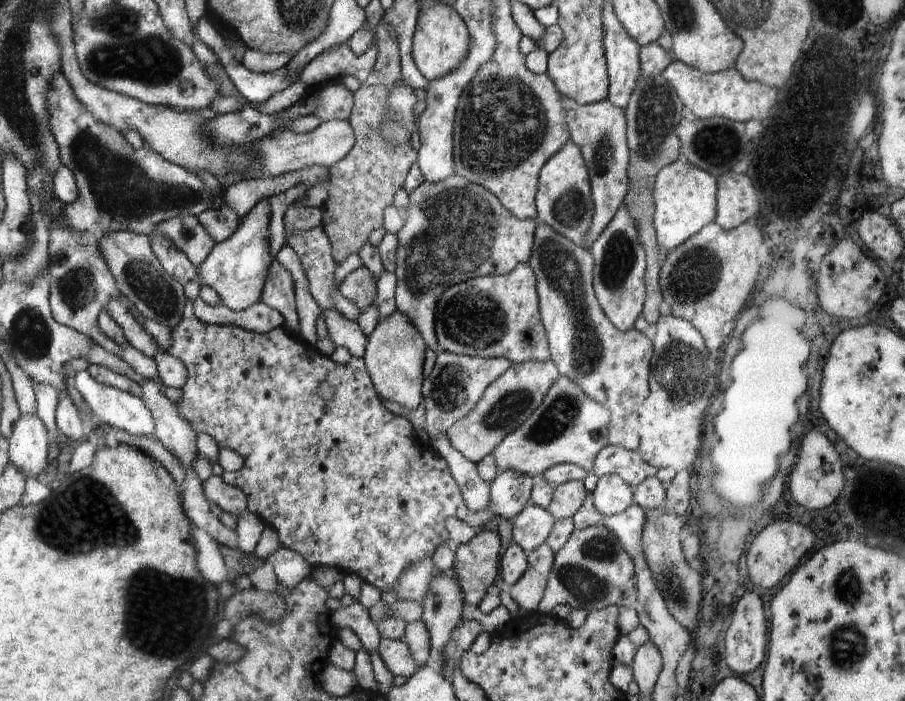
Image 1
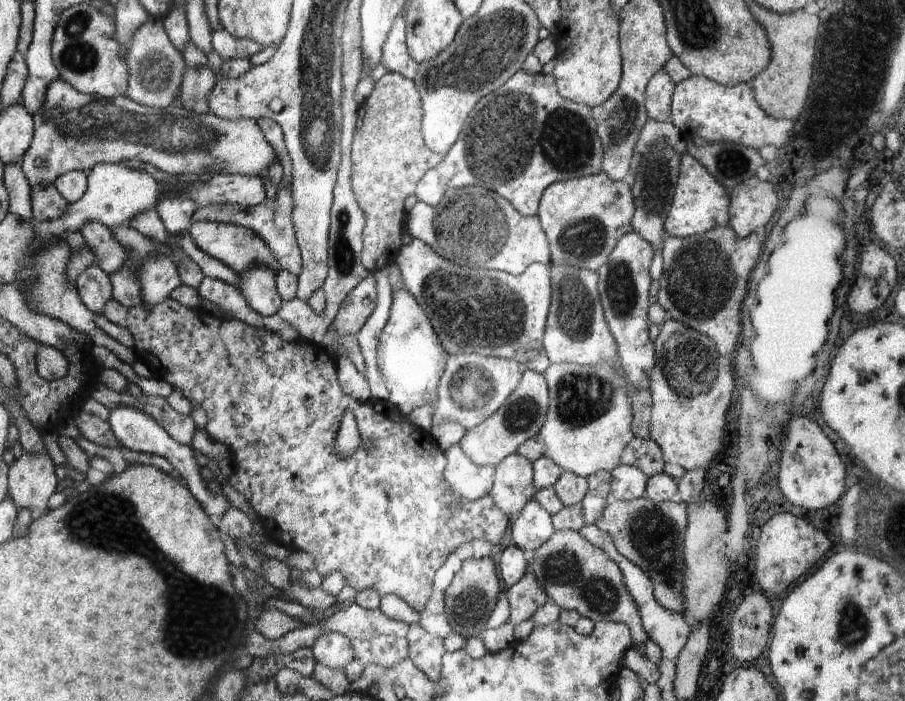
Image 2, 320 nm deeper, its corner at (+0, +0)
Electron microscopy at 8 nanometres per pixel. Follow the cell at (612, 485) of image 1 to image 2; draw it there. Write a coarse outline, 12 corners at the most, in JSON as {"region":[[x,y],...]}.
{"region":[[620,464],[611,472],[611,496],[626,502],[645,497],[648,479]]}

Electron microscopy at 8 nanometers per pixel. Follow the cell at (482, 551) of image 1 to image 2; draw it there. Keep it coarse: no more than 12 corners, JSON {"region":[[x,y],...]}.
{"region":[[489,557],[467,559],[445,590],[448,624],[487,632],[502,580]]}

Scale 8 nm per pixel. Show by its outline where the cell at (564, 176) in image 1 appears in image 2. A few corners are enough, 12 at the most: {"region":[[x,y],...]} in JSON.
{"region":[[629,179],[558,181],[537,212],[551,265],[592,272],[632,233]]}

